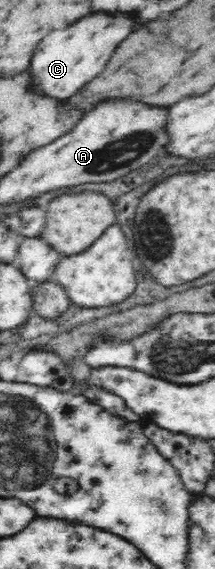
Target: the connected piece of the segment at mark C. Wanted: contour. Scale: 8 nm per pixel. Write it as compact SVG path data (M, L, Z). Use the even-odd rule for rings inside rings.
M88 16L66 30L52 30L48 32L36 46L30 64L28 64L28 78L30 78L30 92L36 96L50 96L50 98L68 98L78 92L86 82L90 82L106 64L112 50L120 40L124 40L130 32L130 20L124 16Z

